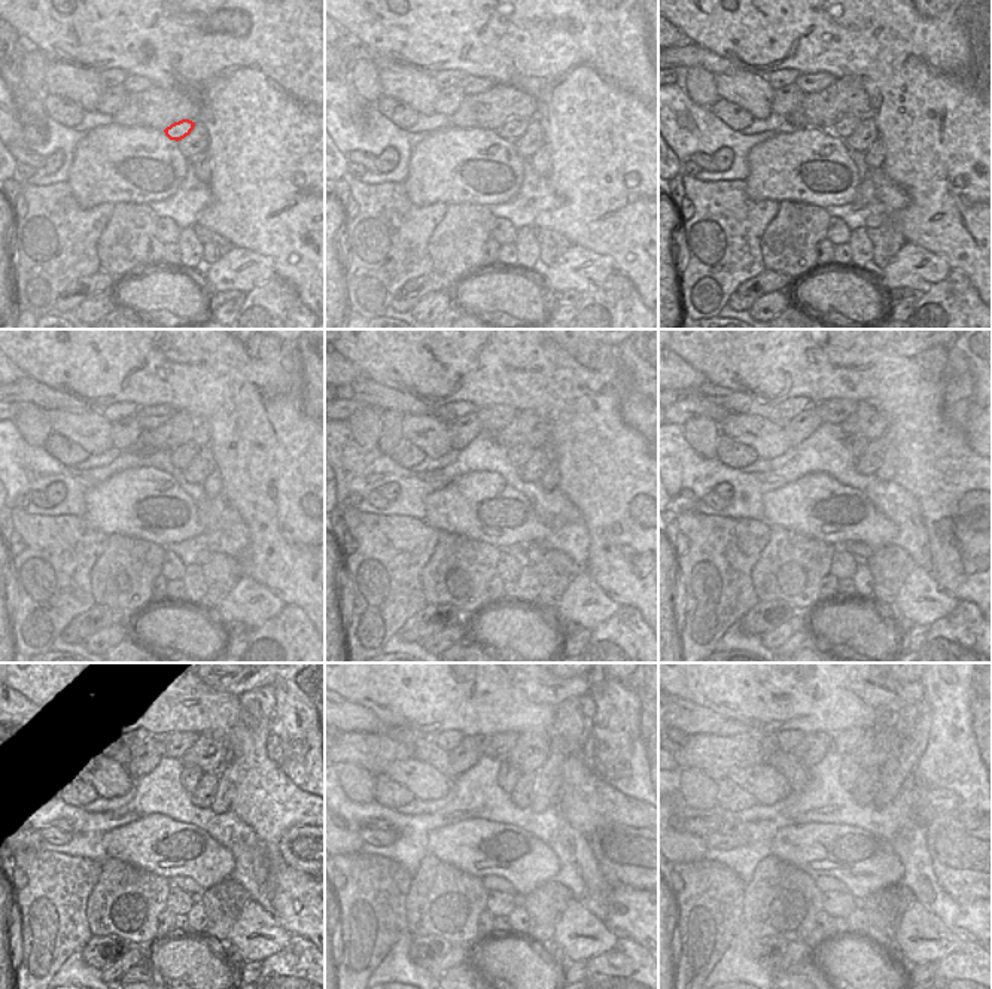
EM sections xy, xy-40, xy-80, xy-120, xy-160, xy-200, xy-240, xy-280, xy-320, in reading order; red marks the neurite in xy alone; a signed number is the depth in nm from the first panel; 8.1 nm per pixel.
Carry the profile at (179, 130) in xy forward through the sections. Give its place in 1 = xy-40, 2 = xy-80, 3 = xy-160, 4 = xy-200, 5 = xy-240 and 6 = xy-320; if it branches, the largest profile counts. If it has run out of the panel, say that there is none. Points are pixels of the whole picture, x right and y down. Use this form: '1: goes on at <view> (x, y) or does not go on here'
1: goes on at xy-40 (516, 127)
2: goes on at xy-80 (845, 127)
3: goes on at xy-160 (517, 455)
4: goes on at xy-200 (857, 444)
5: goes on at xy-240 (189, 776)
6: goes on at xy-320 (851, 769)

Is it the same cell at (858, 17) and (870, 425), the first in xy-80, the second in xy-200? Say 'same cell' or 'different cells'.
different cells

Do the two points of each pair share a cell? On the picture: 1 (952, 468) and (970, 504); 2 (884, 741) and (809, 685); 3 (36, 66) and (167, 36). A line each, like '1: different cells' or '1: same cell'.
1: different cells
2: different cells
3: different cells

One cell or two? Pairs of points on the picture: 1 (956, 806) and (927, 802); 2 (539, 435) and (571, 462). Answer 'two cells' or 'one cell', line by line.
1: one cell
2: two cells

